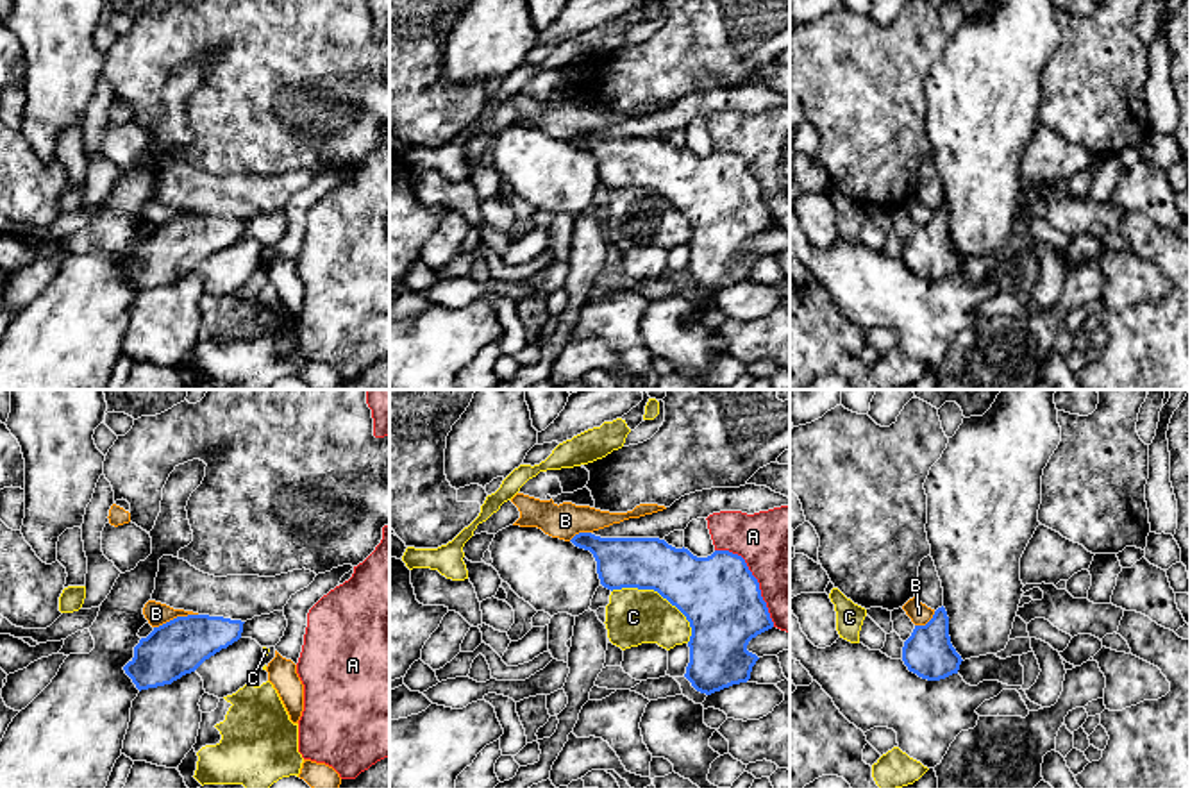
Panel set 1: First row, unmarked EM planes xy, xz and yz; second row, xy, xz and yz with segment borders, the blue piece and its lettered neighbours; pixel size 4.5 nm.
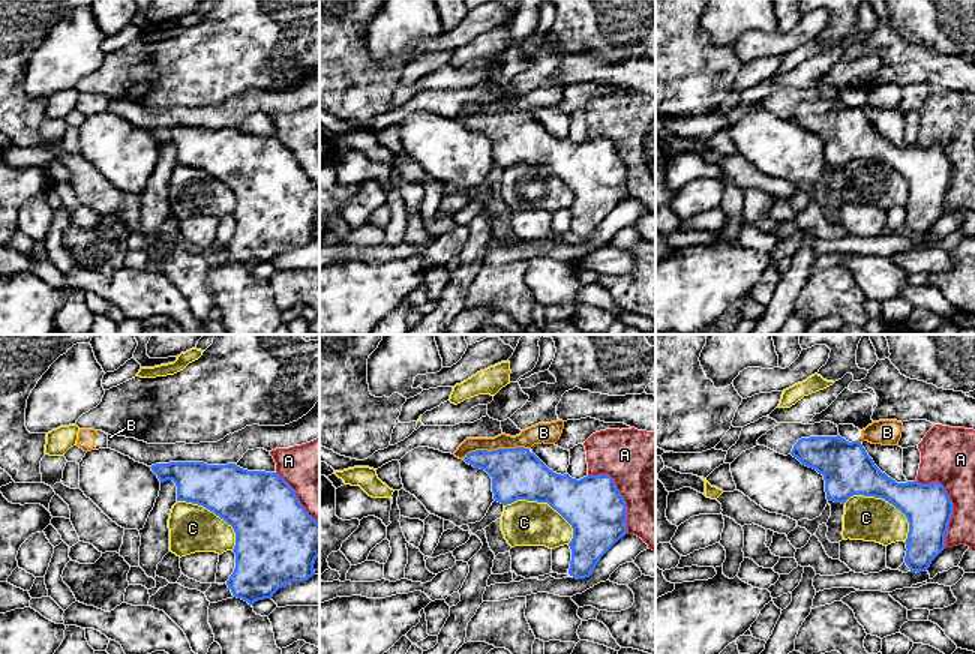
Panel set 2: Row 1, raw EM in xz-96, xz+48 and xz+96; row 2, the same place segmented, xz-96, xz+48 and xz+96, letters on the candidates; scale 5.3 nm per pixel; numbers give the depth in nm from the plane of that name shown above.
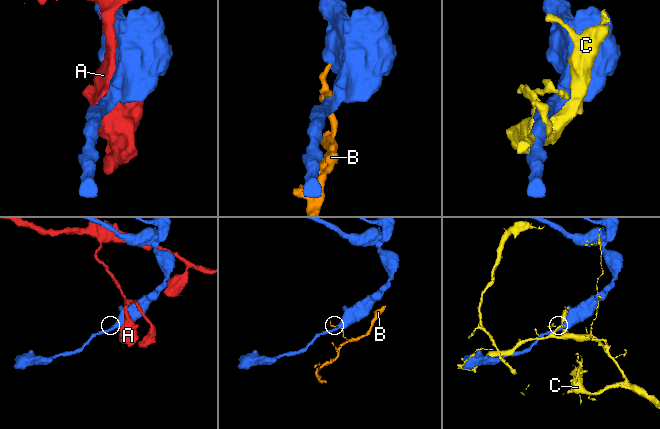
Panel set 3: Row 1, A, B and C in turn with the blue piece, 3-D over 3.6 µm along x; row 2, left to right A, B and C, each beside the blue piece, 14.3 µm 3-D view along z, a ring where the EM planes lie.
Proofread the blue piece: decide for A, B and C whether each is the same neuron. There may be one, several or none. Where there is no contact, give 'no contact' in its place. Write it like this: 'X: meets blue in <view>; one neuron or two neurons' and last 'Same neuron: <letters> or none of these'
A: meets blue in xz; two neurons
B: meets blue in xy; two neurons
C: meets blue in xz; two neurons
Same neuron: none of these

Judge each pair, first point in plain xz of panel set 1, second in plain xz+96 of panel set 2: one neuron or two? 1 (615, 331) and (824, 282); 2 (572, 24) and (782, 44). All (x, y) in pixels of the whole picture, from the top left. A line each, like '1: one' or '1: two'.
1: one
2: one

